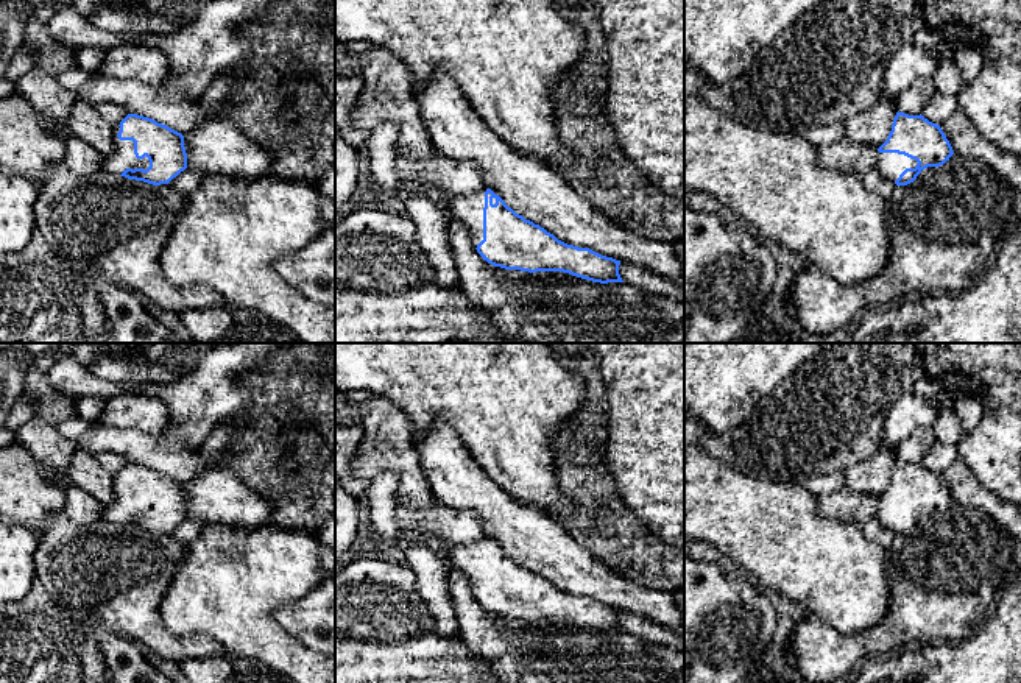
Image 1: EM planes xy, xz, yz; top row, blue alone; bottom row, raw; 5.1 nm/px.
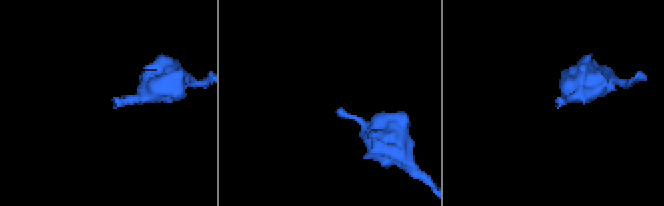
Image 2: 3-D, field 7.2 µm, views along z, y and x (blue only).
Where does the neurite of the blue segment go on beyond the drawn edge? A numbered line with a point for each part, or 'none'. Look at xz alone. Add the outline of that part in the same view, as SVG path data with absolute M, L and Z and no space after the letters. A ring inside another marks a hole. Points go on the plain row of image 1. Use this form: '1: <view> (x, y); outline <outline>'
1: xz (468, 559); outline M479 538L468 544L447 544L447 557L455 569L458 569L468 580L474 597L483 589L483 557L485 541Z

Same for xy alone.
1: xy (122, 506); outline M118 472L120 474L120 472ZM114 476L114 499L111 504L103 505L100 519L120 526L126 518L143 518L150 516L150 510L145 505L143 508L137 508L134 504L134 491L132 490L120 490L117 487L120 476Z

